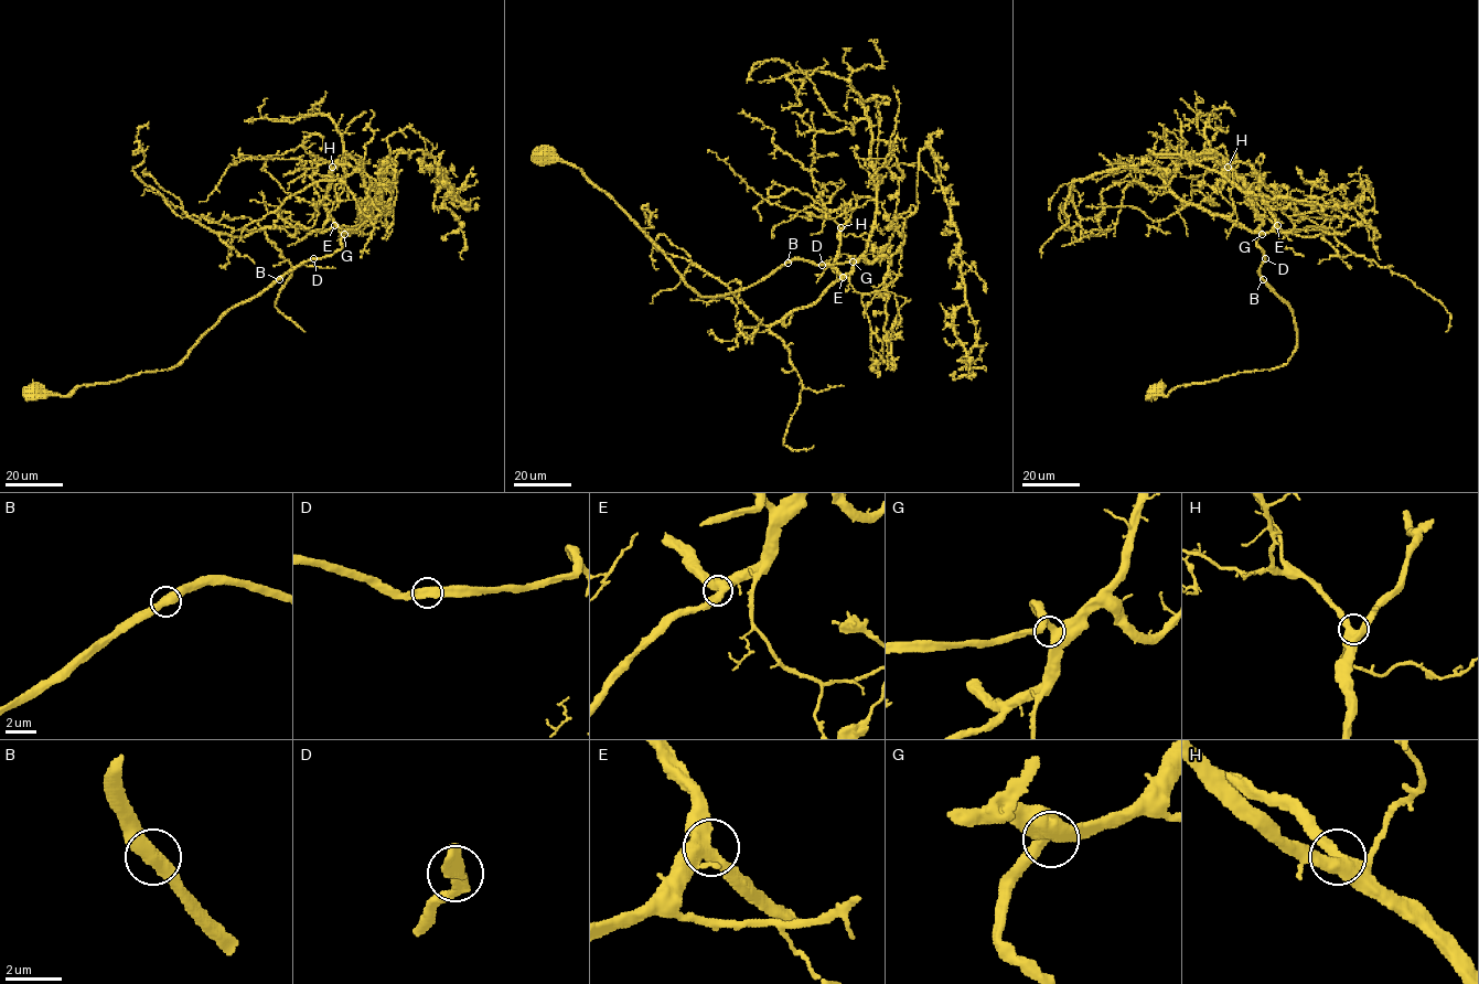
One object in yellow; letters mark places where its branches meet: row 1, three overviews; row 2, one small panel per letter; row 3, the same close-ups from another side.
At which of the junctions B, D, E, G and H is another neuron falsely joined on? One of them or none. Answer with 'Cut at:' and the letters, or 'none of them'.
Cut at: none of them

